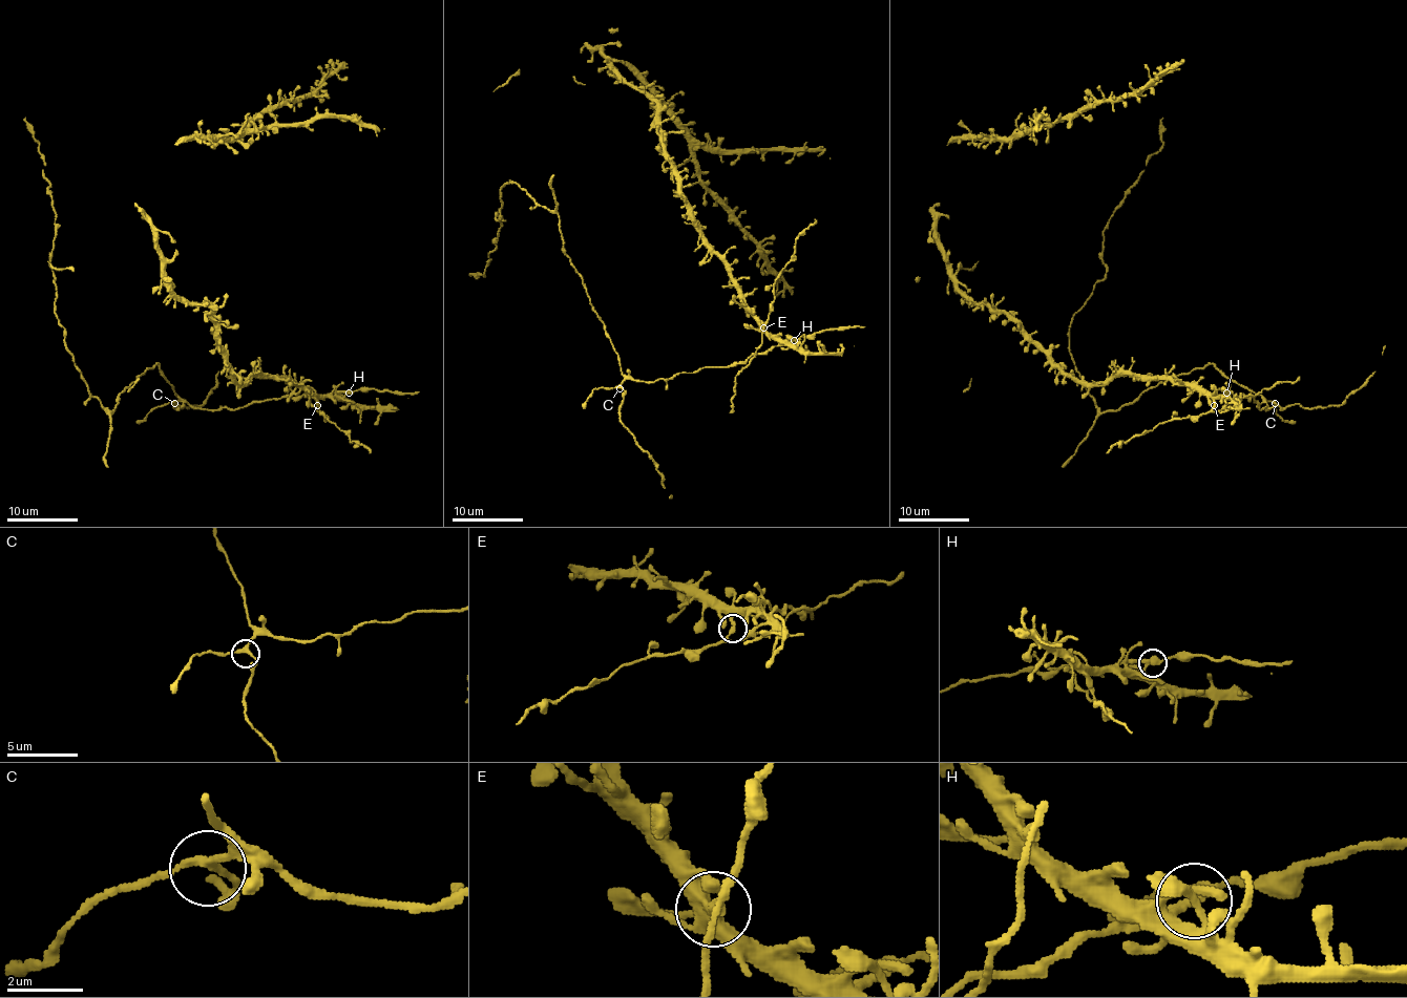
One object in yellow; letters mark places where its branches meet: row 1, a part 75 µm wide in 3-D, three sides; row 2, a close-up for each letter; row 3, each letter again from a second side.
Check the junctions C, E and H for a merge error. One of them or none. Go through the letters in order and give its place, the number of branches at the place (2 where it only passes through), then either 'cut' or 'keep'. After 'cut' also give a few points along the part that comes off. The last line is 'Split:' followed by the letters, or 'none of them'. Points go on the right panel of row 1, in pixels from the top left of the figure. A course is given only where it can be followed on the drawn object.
C: place (1275, 403); branches 3; keep
E: place (1214, 405); branches 3; cut; course (1215, 404), (1199, 416), (1164, 421), (1147, 432), (1117, 442), (1107, 452)
H: place (1226, 393); branches 3; keep
Split: E

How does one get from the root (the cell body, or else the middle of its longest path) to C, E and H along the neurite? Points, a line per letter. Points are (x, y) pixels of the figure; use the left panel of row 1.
C: (300, 385), (319, 406), (318, 411), (306, 396), (265, 399), (222, 409), (201, 409), (181, 401), (174, 403)
E: (300, 385), (318, 404)
H: (300, 385), (314, 394), (348, 393)

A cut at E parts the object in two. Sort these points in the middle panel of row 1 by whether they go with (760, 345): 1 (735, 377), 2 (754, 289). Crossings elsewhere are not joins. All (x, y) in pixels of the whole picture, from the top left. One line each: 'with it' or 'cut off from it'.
1: with it
2: cut off from it

